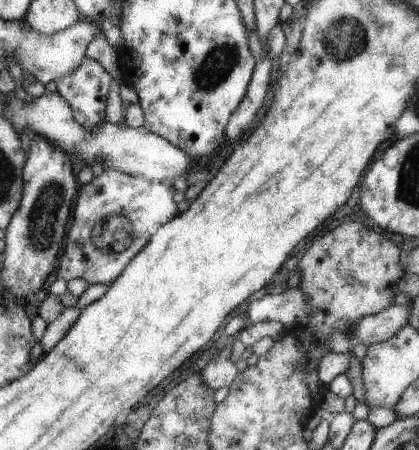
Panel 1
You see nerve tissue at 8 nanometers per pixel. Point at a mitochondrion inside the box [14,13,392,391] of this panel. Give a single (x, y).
(42, 222)

